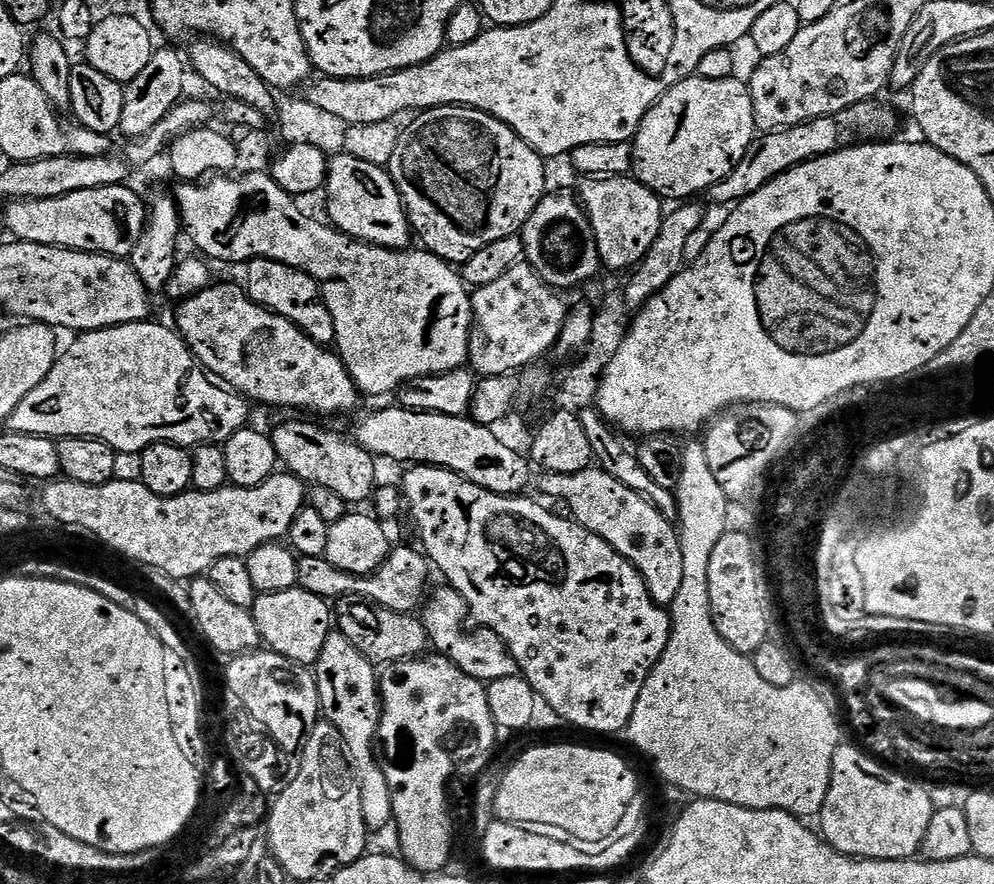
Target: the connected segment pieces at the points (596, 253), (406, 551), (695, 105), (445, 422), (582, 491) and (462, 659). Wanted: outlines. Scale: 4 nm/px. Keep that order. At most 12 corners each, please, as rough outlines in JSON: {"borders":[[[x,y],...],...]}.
{"borders":[[[549,191],[522,229],[527,263],[552,288],[601,271],[577,193]],[[393,547],[371,576],[300,556],[298,584],[335,602],[364,596],[402,613],[421,605],[427,557]],[[740,78],[678,82],[642,118],[635,179],[707,193],[758,136]],[[372,412],[354,439],[373,457],[448,468],[499,496],[533,465],[465,416]],[[599,466],[540,488],[625,556],[656,603],[682,586],[677,525]],[[443,586],[425,601],[431,645],[485,682],[519,673],[492,630]]]}

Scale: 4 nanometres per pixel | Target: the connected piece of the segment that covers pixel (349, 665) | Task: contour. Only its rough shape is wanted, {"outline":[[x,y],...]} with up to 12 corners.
{"outline":[[338,630],[314,665],[348,754],[378,756],[380,676]]}

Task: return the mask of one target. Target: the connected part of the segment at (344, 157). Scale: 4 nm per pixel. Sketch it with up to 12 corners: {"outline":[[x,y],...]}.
{"outline":[[333,155],[331,223],[353,240],[414,240],[387,167]]}

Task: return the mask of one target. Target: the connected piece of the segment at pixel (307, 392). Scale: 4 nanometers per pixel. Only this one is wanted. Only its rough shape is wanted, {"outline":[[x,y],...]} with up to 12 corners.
{"outline":[[236,284],[185,297],[177,331],[251,401],[334,414],[339,355]]}

